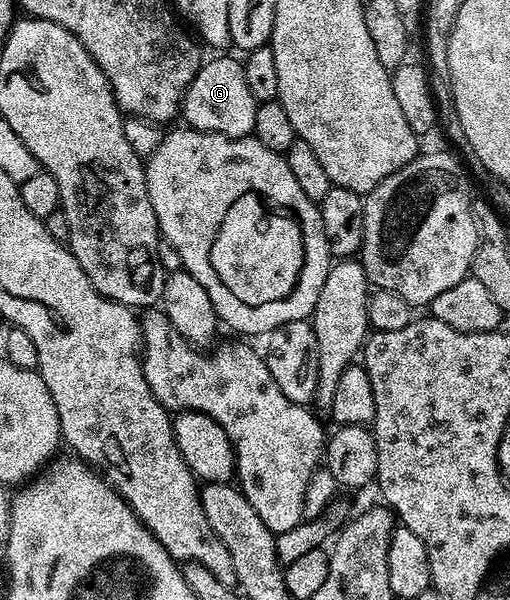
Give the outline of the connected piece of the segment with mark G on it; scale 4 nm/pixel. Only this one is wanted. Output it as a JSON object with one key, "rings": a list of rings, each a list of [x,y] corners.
{"rings":[[[218,54],[215,60],[207,59],[182,95],[180,116],[189,127],[201,132],[215,132],[225,136],[249,136],[256,126],[258,101],[248,91],[242,60]]]}

